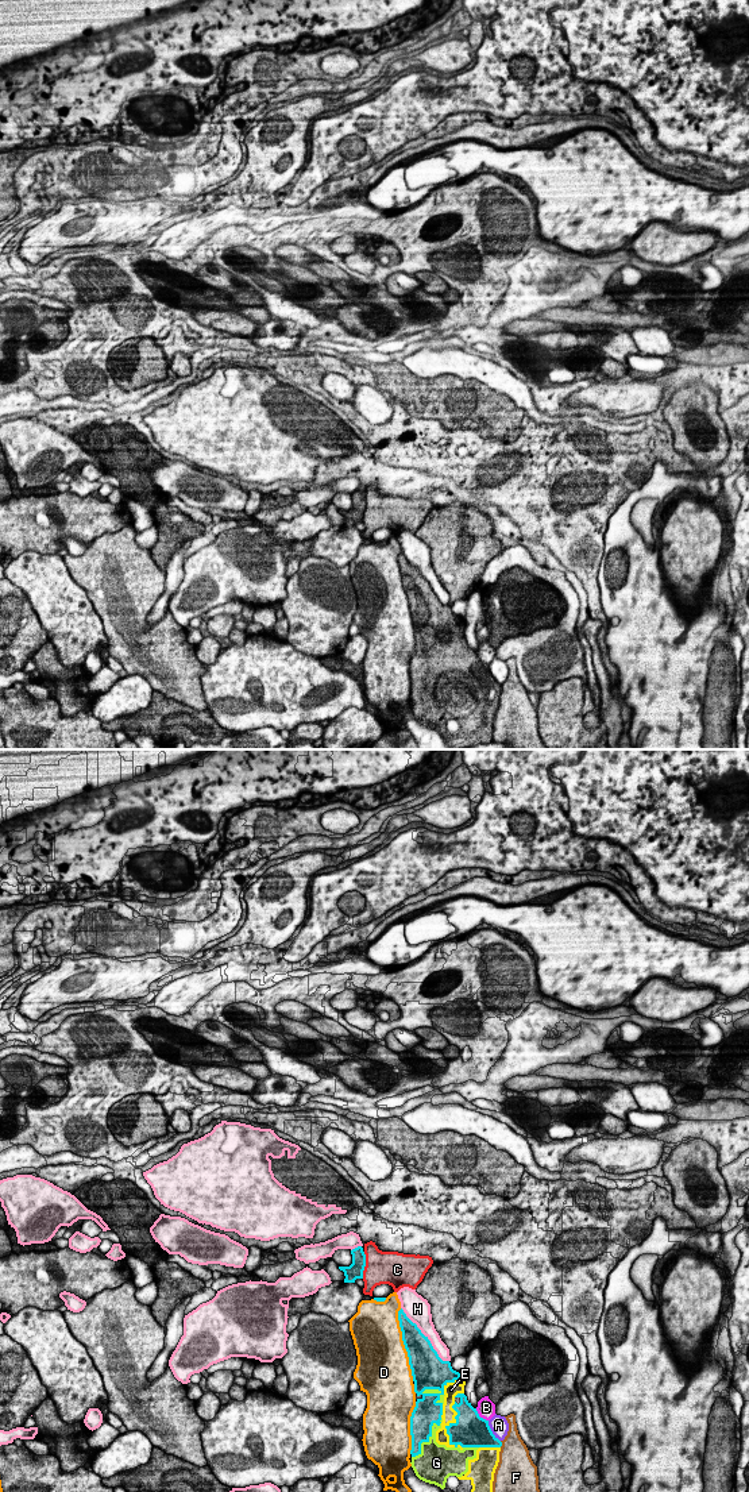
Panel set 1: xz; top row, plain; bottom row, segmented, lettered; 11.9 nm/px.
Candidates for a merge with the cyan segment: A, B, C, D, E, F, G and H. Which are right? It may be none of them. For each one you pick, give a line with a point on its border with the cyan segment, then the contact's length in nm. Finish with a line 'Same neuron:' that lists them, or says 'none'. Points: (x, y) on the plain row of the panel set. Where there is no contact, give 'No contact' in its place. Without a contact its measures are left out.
E: Touches cyan at xz (446, 671). Shared border 550 nm
G: Touches cyan at xz (428, 682). Shared border 600 nm
Same neuron: E, G

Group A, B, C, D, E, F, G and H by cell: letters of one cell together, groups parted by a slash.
A / B / C / D / E G / F / H

